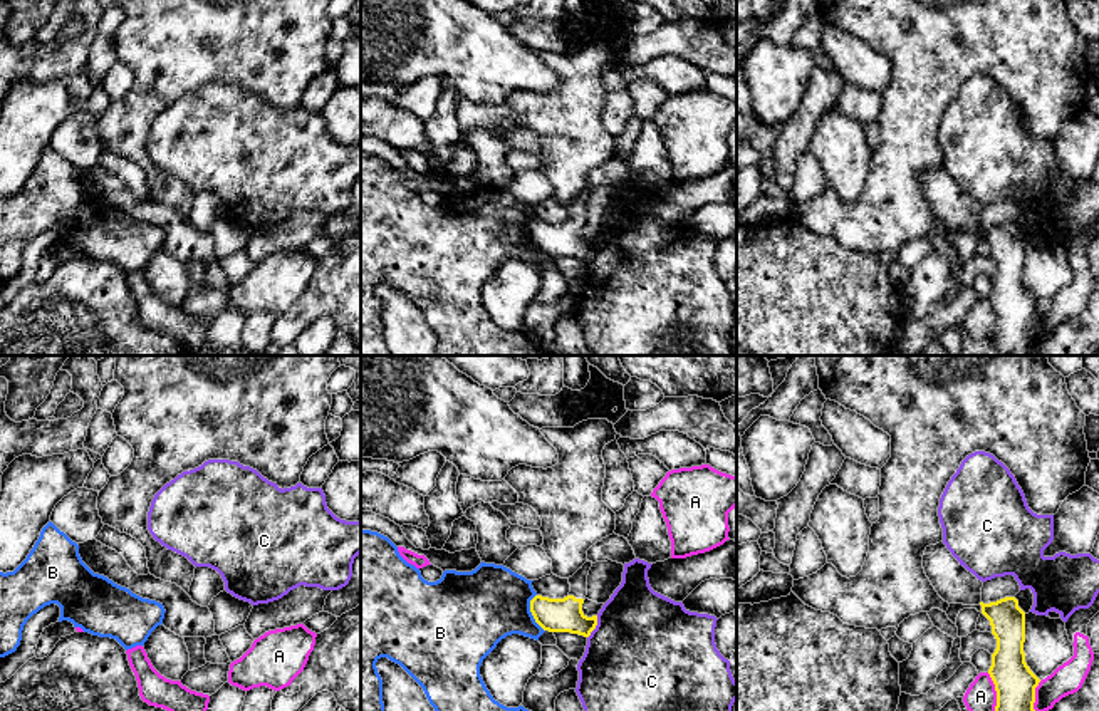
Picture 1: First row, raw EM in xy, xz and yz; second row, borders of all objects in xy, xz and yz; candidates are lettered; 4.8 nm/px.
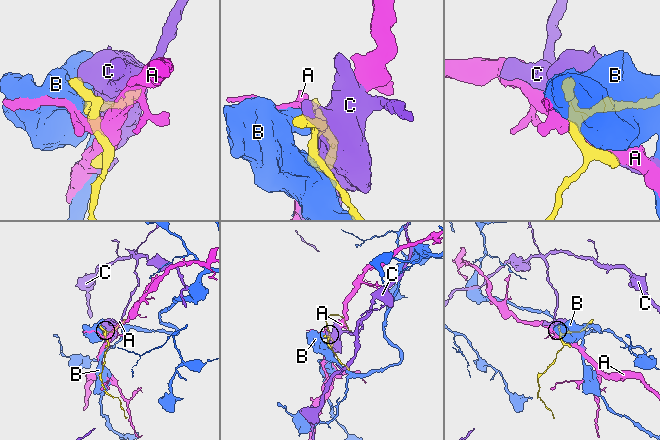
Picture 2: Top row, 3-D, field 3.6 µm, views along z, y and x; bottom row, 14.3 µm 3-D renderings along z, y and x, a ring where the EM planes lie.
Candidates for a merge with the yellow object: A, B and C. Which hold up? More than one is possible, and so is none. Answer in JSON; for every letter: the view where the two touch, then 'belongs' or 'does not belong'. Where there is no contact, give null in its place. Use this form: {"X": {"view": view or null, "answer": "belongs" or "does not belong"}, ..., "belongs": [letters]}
{"A": {"view": "yz", "answer": "does not belong"}, "B": {"view": "xz", "answer": "does not belong"}, "C": {"view": "xz", "answer": "does not belong"}, "belongs": []}

